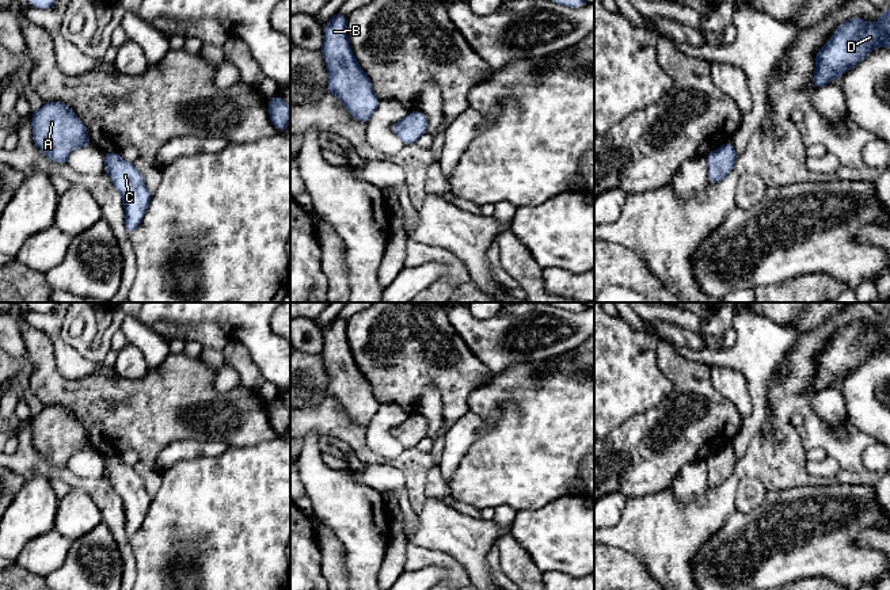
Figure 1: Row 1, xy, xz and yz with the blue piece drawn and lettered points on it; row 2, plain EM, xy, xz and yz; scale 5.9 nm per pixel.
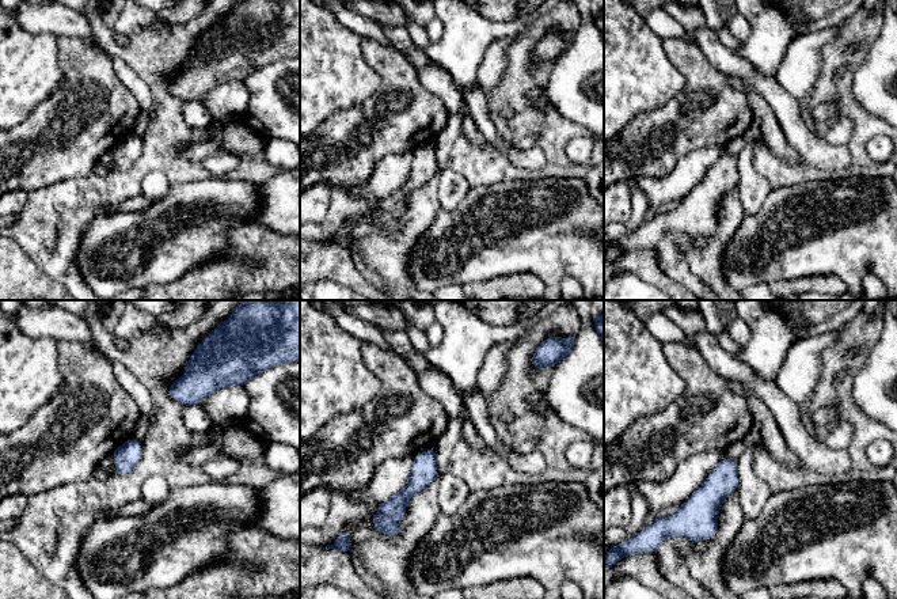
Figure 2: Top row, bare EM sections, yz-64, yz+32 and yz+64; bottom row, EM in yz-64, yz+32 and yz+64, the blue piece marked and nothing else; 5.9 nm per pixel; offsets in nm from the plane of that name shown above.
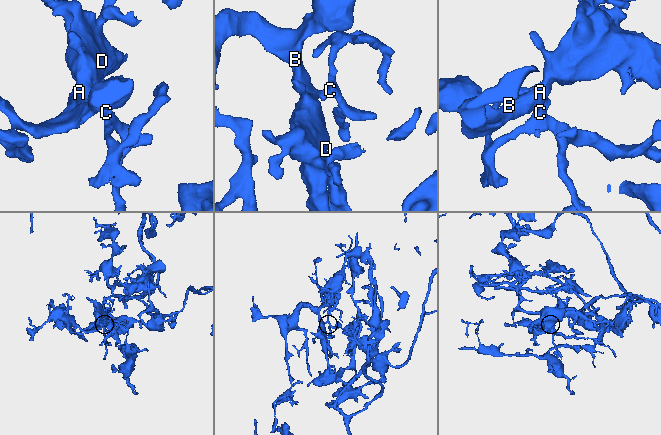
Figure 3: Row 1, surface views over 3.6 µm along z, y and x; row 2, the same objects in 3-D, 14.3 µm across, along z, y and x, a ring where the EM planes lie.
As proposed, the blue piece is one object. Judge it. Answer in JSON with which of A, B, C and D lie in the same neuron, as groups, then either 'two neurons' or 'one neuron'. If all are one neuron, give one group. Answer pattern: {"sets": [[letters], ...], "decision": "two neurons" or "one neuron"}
{"sets": [["A", "B", "C", "D"]], "decision": "one neuron"}

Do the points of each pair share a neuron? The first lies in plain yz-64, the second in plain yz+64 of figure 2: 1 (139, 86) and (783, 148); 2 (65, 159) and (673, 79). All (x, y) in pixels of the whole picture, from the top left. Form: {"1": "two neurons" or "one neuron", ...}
{"1": "one neuron", "2": "two neurons"}

